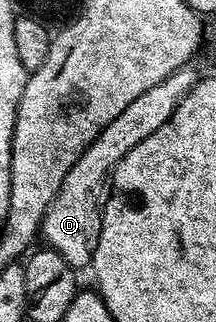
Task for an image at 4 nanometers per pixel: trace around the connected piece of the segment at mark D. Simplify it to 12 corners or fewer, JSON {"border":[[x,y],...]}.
{"border":[[182,66],[141,92],[83,150],[43,217],[41,238],[90,267],[95,193],[173,116],[197,81]]}

